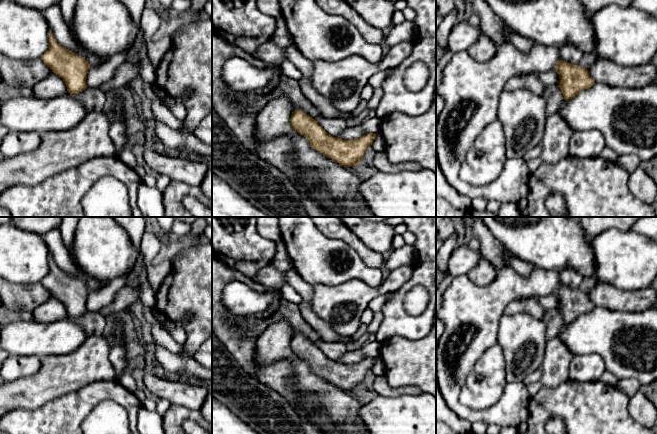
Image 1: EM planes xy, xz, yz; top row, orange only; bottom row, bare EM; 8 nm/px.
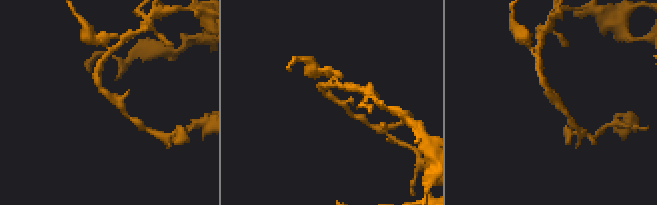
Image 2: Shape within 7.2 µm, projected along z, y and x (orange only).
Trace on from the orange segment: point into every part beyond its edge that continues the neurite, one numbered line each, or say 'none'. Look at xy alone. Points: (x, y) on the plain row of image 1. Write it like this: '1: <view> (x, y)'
1: xy (26, 297)

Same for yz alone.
1: yz (605, 295)

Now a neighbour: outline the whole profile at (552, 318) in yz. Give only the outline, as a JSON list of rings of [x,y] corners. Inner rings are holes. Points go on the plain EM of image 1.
[[[557,309],[546,310],[542,320],[546,324],[546,339],[558,338],[565,323],[562,315]]]

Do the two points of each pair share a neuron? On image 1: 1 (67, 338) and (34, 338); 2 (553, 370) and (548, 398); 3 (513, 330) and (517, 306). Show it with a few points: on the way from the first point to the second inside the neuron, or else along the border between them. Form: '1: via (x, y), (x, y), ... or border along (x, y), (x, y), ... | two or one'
1: via (59, 338), (52, 340), (42, 339) | one
2: border along (568, 378), (555, 387), (542, 386) | two
3: border along (504, 313), (527, 312), (539, 319) | two

